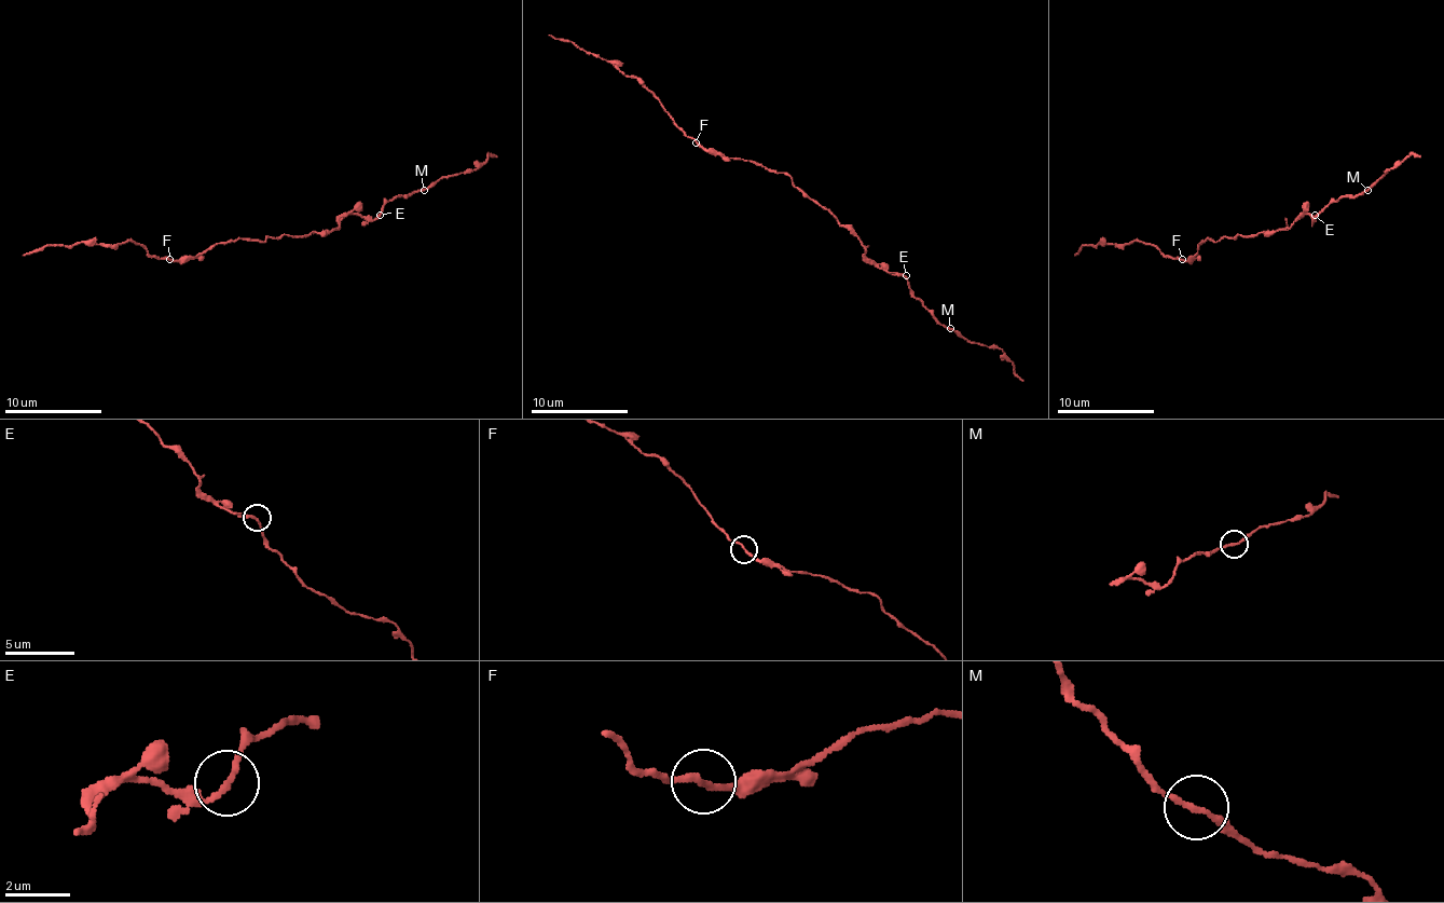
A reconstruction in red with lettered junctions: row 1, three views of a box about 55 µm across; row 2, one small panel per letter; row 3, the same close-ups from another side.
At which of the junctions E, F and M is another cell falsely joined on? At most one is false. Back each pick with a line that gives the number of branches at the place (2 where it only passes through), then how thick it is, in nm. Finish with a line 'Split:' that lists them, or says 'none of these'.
F: Branches: 2. Thickness 170 nm
Split: F

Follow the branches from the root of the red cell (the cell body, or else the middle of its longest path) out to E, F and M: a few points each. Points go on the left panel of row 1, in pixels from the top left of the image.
E: (275, 236), (308, 236), (314, 231), (335, 229), (338, 221), (347, 215), (380, 215)
F: (275, 236), (267, 236), (265, 242), (225, 242), (209, 246), (194, 256), (177, 261), (170, 258)
M: (275, 236), (330, 231), (347, 215), (376, 217), (394, 197), (409, 197), (423, 190)

